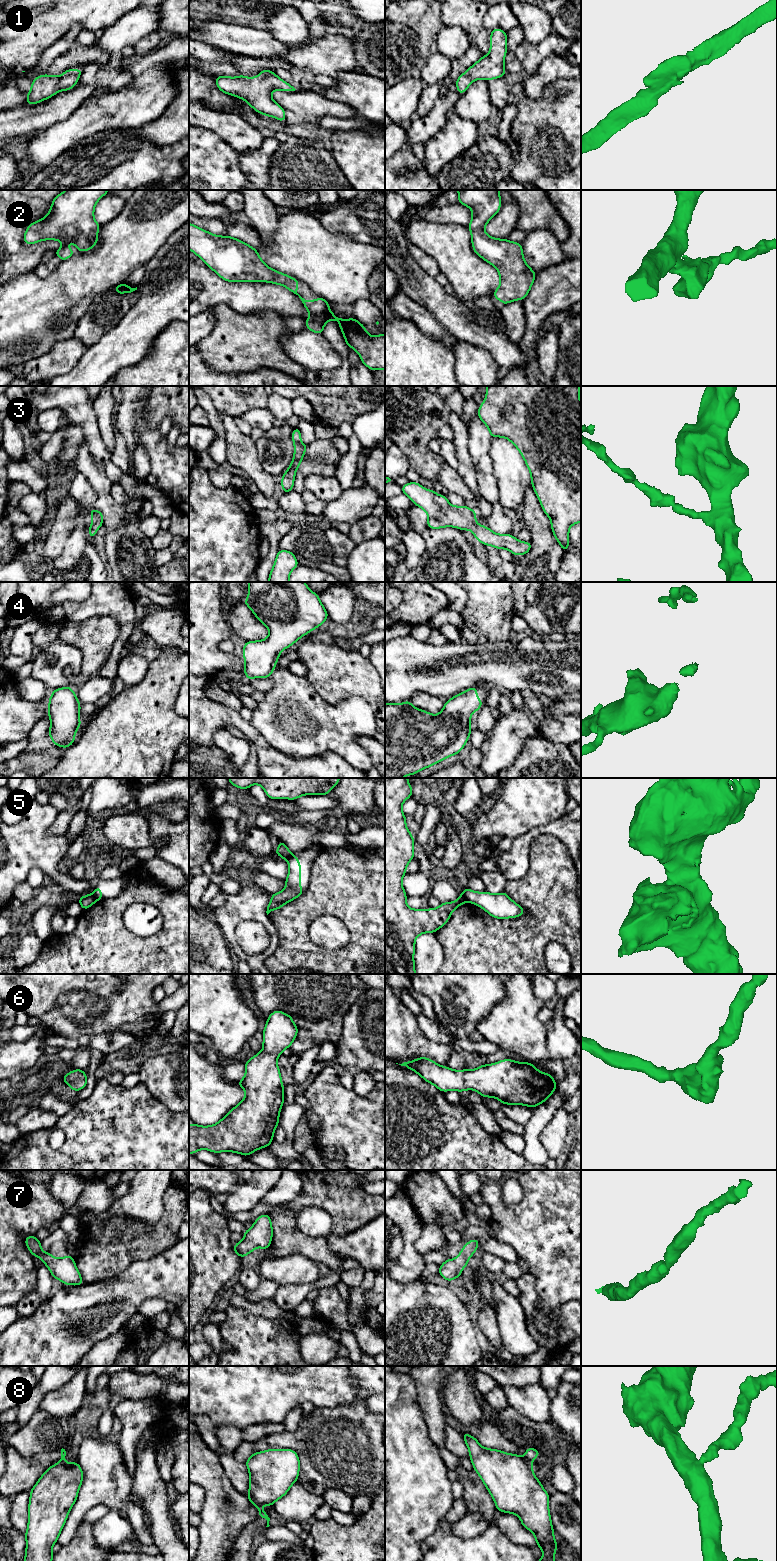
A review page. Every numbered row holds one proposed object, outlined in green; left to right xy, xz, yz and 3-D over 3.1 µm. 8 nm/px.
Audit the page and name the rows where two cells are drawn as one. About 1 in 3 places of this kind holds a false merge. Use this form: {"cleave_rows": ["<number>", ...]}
{"cleave_rows": ["5", "8"]}

